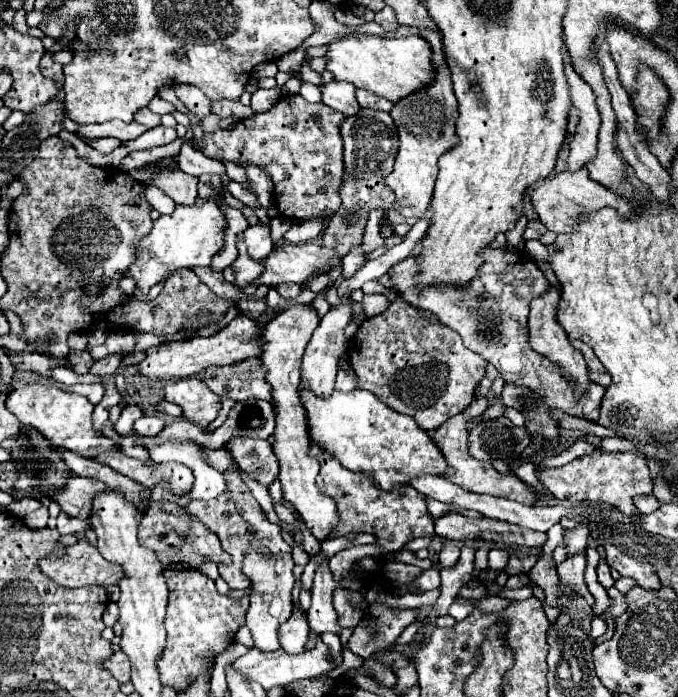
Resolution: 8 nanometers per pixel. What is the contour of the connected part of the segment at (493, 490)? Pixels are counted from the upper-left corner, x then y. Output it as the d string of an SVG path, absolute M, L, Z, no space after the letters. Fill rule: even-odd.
M476 398L468 410L452 416L448 422L444 422L444 426L440 426L436 432L434 432L434 442L438 444L438 448L442 450L448 466L454 468L454 474L448 476L450 482L470 490L470 492L476 492L476 494L490 494L490 496L498 496L498 498L508 498L508 500L516 500L520 504L534 504L540 500L540 496L536 494L534 488L530 488L528 484L524 484L518 476L514 474L500 474L494 470L494 466L490 462L482 462L482 460L474 460L468 452L468 446L466 446L466 440L468 440L468 432L466 432L466 422L478 414L482 414L486 410L488 402L486 398Z

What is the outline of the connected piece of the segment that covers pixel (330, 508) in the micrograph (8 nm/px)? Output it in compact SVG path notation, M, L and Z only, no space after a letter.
M300 304L300 306L292 306L280 312L264 328L264 350L260 354L260 360L262 360L262 366L266 368L268 384L272 386L272 408L276 414L272 450L280 464L278 480L282 482L284 498L292 502L292 506L304 518L310 532L318 540L324 540L324 538L332 538L332 528L338 522L338 512L336 512L334 500L320 494L316 486L316 476L318 476L320 466L318 466L318 460L308 454L308 446L310 446L308 420L306 420L306 410L302 406L302 400L298 396L302 354L316 326L318 326L318 314L312 304L308 306Z

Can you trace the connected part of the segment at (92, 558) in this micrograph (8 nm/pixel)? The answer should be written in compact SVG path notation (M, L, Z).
M80 540L60 554L50 554L38 562L40 570L52 578L58 586L78 588L84 584L118 584L122 578L122 568L104 560L90 542Z

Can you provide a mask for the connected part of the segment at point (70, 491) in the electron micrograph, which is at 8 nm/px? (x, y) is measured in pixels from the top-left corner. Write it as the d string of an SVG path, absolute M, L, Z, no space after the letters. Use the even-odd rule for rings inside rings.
M72 476L68 478L66 488L60 492L54 492L52 496L68 516L88 520L92 514L92 498L100 494L100 490L108 490L104 482L82 478L82 476Z

